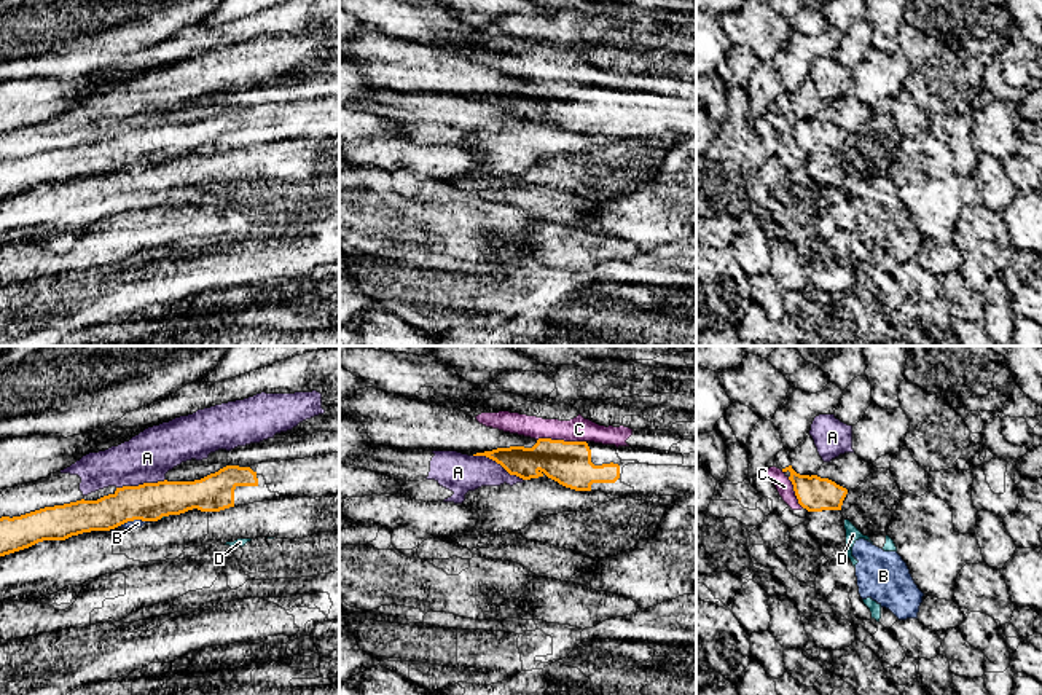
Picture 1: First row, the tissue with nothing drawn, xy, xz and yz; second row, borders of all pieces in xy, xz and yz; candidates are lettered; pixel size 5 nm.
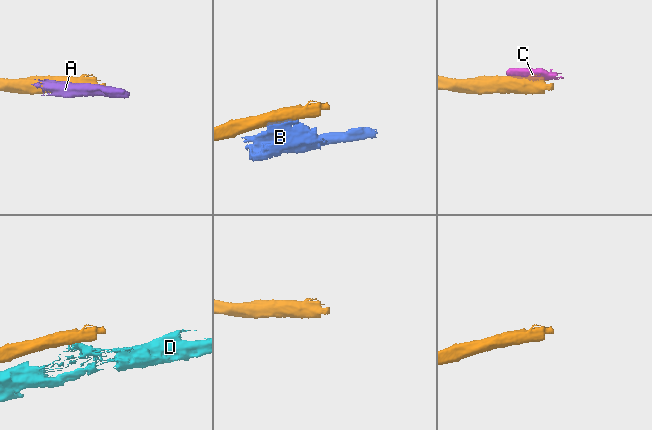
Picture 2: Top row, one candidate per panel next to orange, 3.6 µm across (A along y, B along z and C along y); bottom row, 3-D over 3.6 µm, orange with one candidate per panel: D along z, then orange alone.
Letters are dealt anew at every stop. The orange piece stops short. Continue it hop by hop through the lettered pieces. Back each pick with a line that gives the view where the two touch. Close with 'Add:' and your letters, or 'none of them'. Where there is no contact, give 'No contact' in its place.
Add: none of them

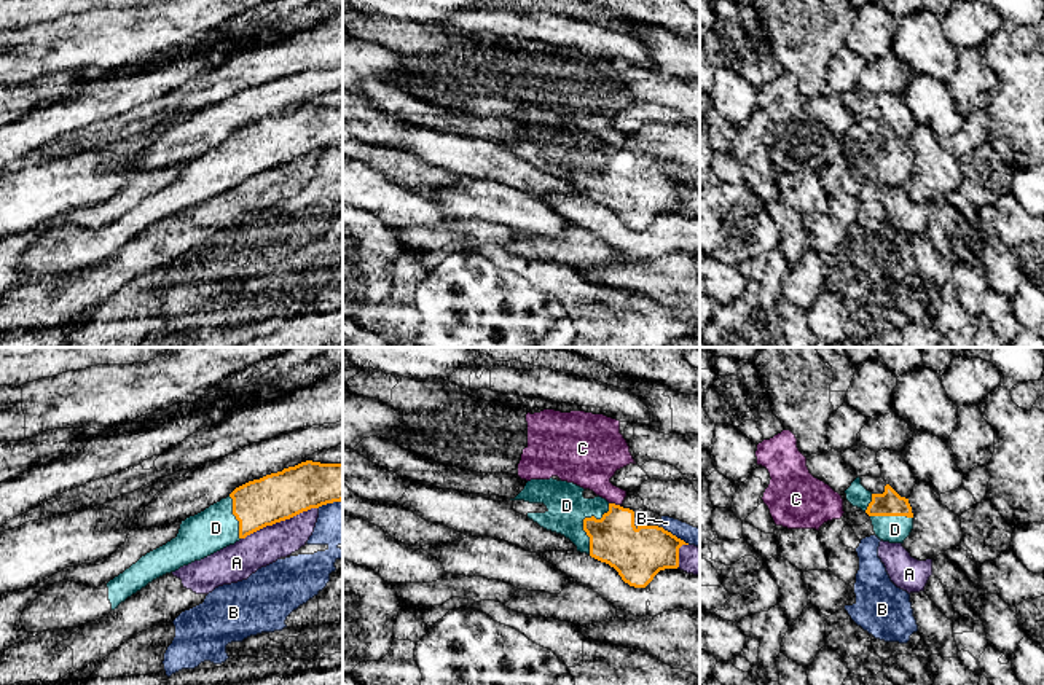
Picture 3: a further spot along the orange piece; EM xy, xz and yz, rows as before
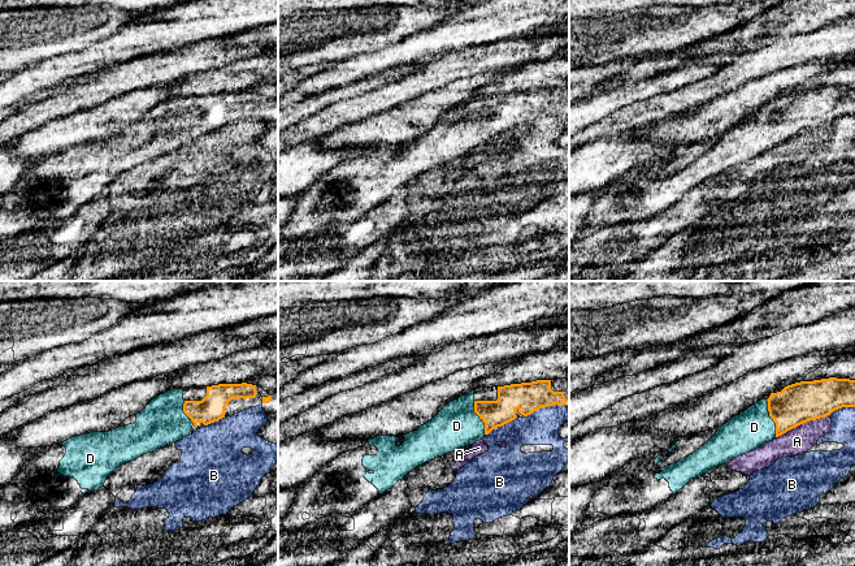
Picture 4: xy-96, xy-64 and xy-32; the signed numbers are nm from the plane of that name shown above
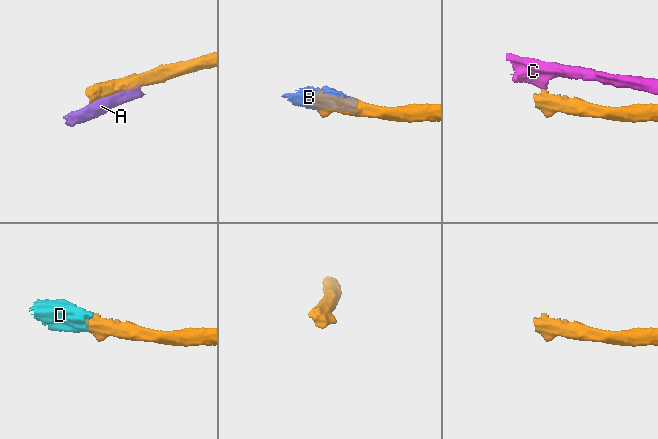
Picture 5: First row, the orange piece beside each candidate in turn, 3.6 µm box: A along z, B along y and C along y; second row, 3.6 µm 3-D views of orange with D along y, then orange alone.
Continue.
D: Touches orange in xz
Add: D

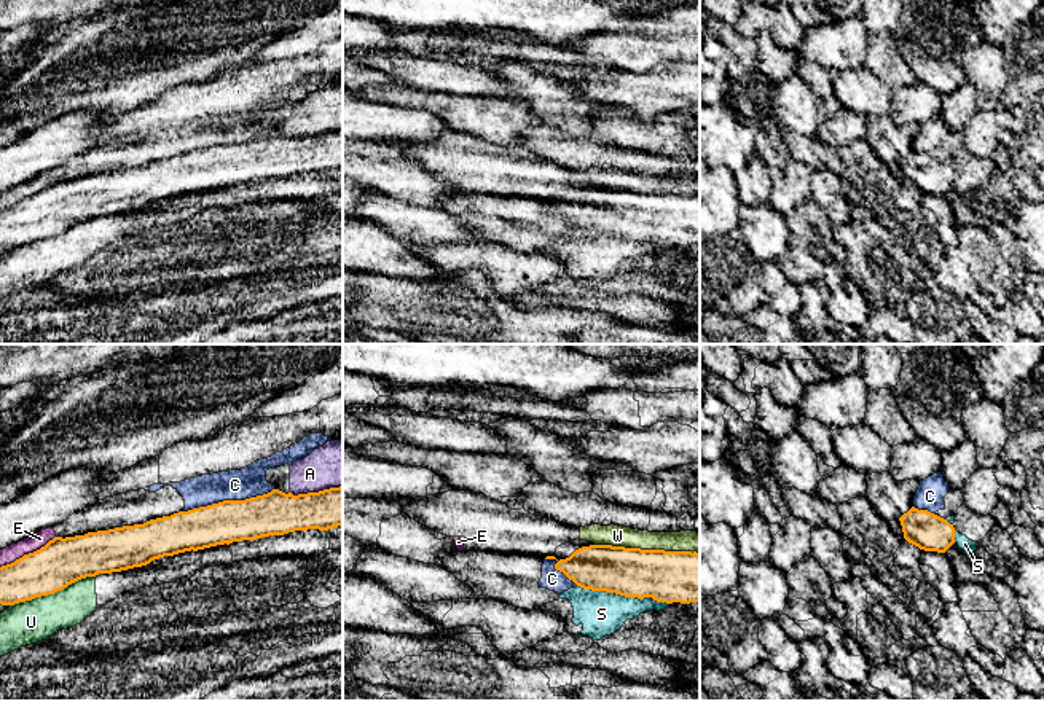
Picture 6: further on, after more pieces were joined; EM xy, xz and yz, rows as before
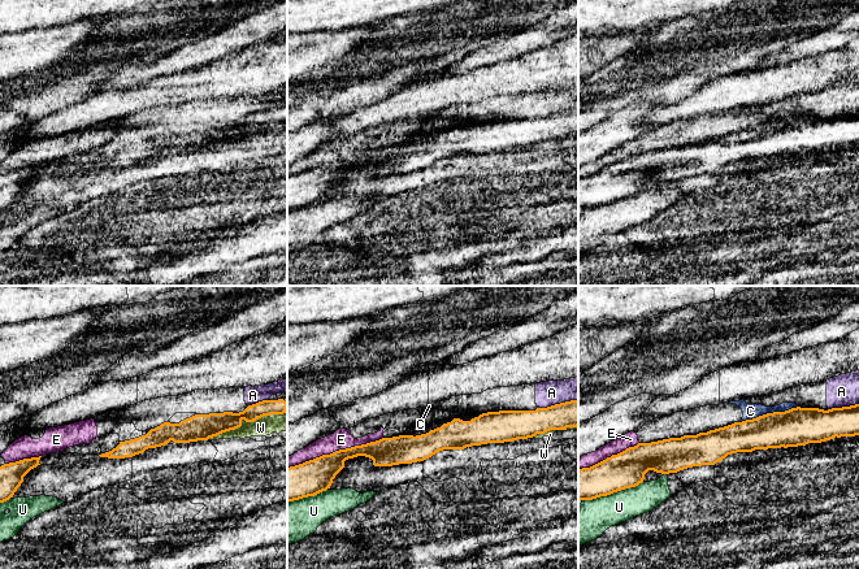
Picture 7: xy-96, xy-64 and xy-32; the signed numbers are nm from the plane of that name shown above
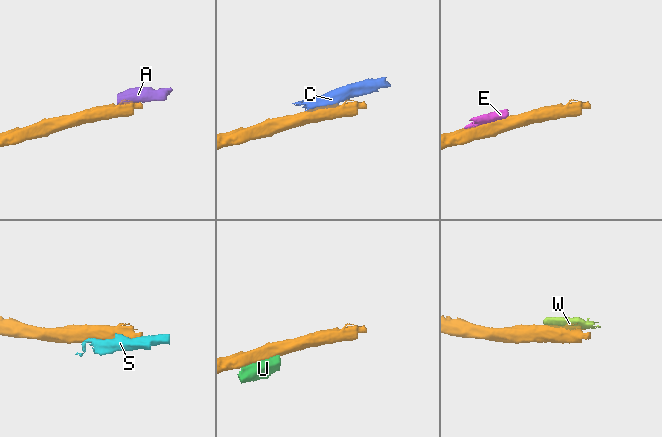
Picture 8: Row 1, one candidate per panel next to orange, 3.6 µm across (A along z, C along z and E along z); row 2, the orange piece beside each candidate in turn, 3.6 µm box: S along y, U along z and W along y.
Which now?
Add: none of them

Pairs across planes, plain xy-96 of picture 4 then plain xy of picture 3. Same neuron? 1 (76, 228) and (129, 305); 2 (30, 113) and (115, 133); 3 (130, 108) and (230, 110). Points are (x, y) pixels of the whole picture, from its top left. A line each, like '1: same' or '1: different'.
1: different
2: same
3: same

